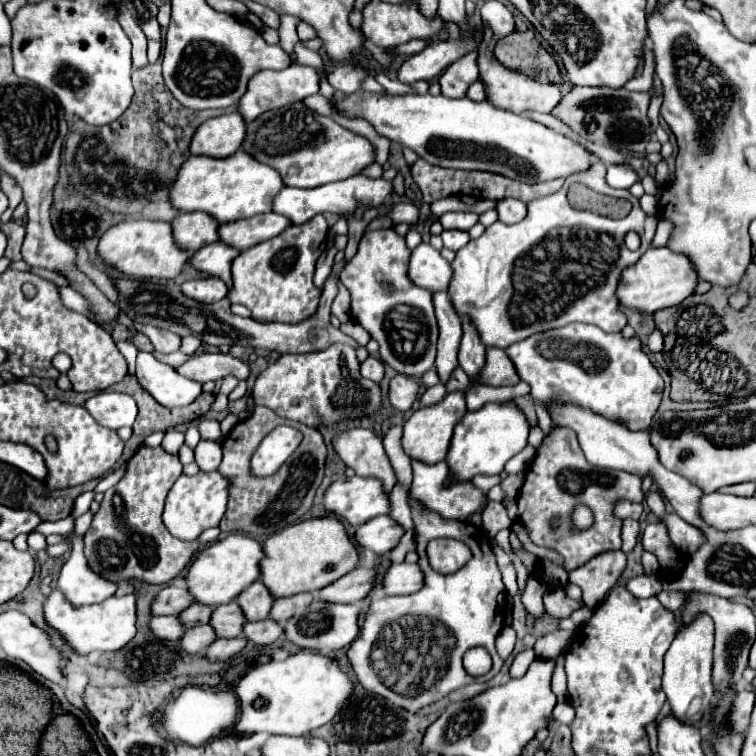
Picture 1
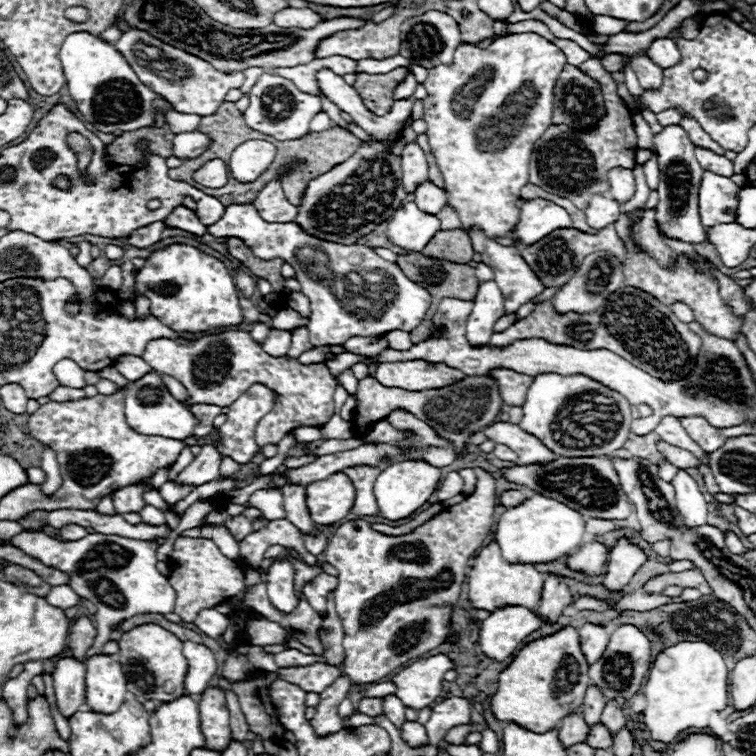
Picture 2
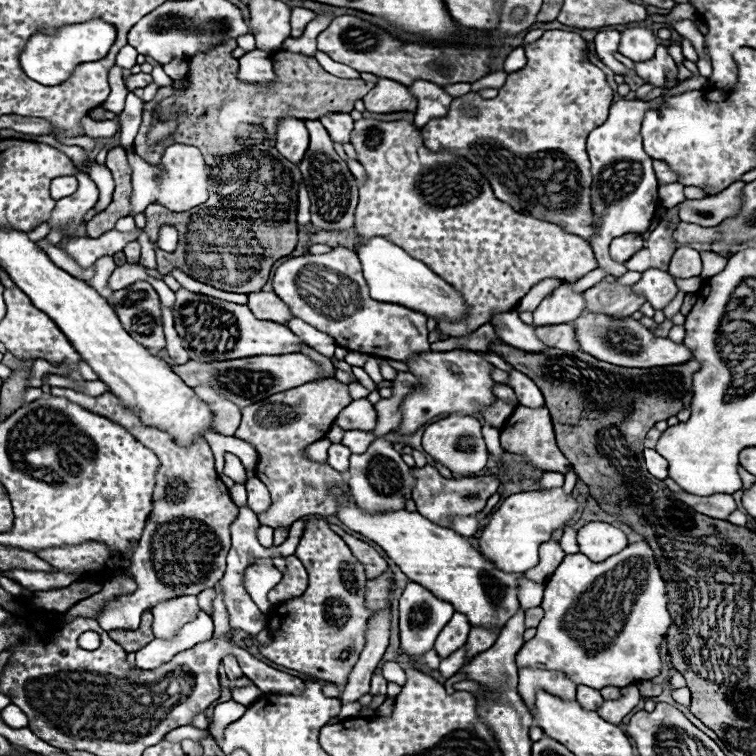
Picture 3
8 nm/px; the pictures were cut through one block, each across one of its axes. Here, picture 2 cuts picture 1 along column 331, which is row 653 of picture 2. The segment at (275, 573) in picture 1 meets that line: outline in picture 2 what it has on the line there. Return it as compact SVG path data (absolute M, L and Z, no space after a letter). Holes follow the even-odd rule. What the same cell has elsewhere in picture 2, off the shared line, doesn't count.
M566 626L550 636L526 644L512 664L498 678L498 692L492 698L492 710L502 722L518 722L534 732L560 728L566 714L582 706L584 692L590 686L588 662L580 648L580 634Z

